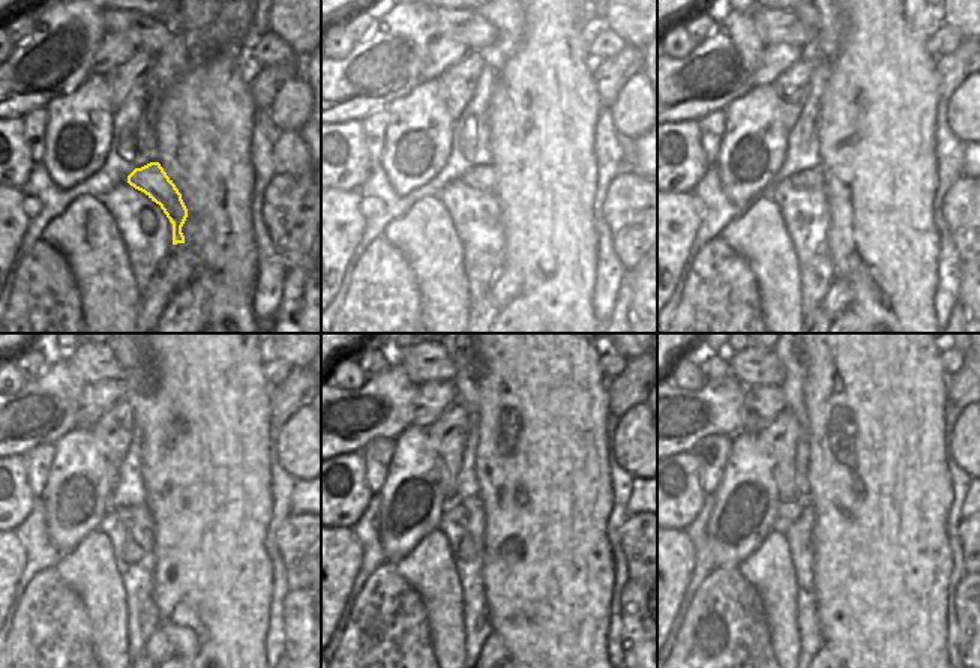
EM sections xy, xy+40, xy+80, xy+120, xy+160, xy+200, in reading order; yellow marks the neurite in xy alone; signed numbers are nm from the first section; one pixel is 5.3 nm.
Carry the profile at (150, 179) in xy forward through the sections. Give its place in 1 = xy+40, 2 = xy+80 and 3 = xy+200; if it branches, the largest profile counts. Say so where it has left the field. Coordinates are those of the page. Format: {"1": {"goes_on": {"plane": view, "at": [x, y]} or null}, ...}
{"1": {"goes_on": {"plane": "xy+40", "at": [483, 177]}}, "2": {"goes_on": {"plane": "xy+80", "at": [812, 176]}}, "3": {"goes_on": {"plane": "xy+200", "at": [787, 509]}}}

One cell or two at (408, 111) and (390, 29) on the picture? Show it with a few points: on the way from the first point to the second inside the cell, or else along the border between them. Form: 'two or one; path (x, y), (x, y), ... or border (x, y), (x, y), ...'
two; border (422, 81), (384, 107)

